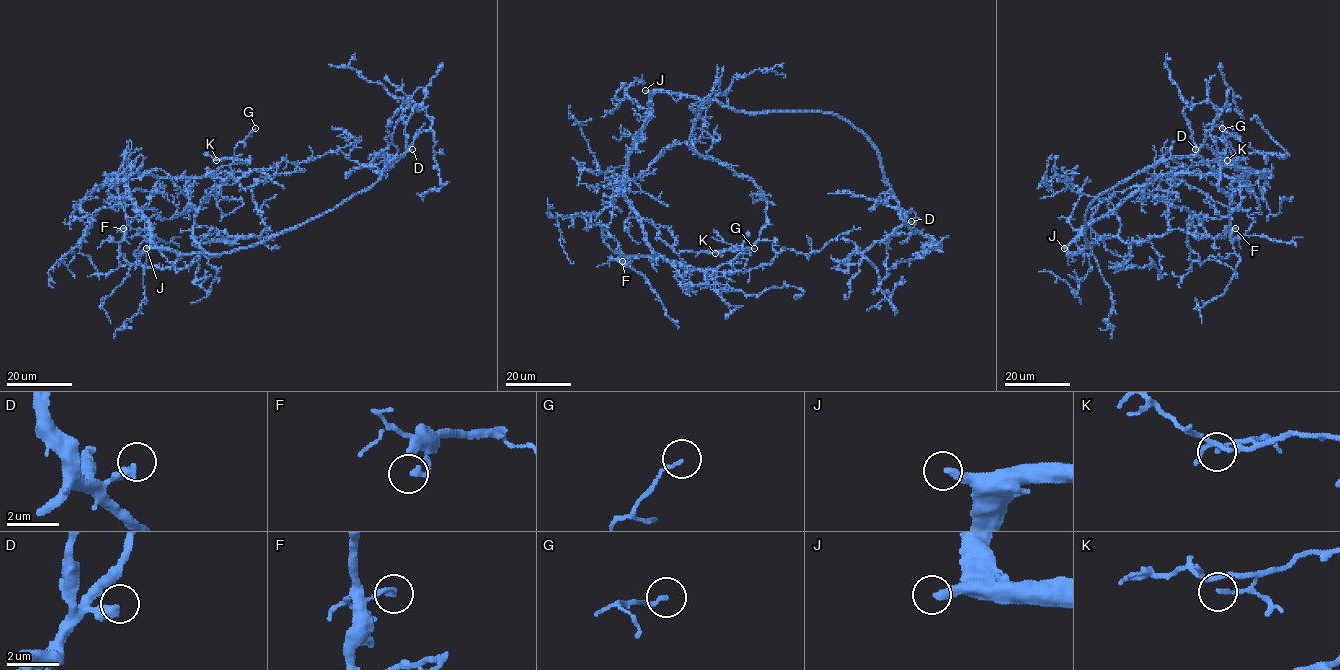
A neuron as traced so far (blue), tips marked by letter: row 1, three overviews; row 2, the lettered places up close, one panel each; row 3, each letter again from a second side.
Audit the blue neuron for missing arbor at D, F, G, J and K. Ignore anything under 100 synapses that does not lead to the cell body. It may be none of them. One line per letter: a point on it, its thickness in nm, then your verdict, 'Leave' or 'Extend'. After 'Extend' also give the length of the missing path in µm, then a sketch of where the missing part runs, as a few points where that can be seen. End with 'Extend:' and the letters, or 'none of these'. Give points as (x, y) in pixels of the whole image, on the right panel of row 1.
D: Place: (1195, 149). Thickness 360 nm. Leave
F: Place: (1235, 228). Thickness 170 nm. Leave
G: Place: (1222, 128). Thickness 130 nm. Leave
J: Place: (1064, 248). Thickness 320 nm. Extend. Missing length about 45 µm. Course of what is missing: (1064, 248), (1038, 255), (1035, 248), (1043, 232), (1017, 223)
K: Place: (1227, 160). Thickness 140 nm. Leave
Extend: J

